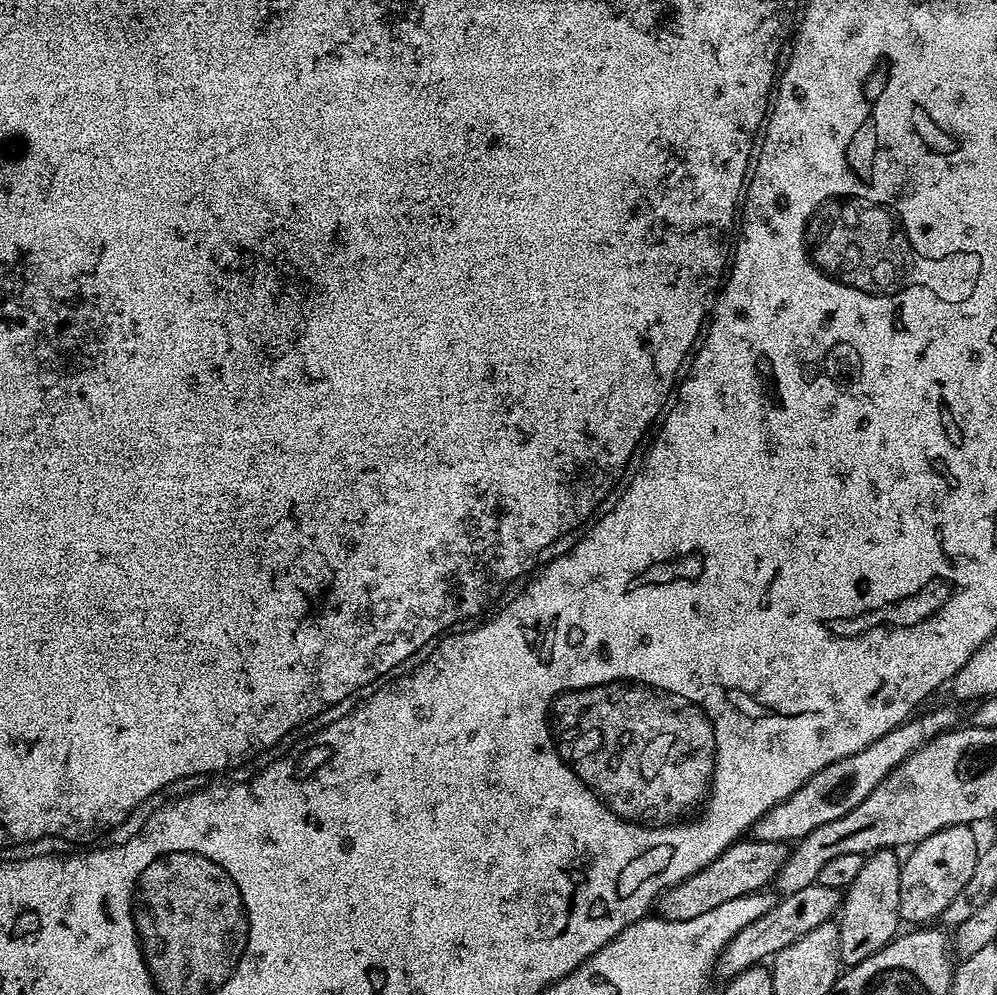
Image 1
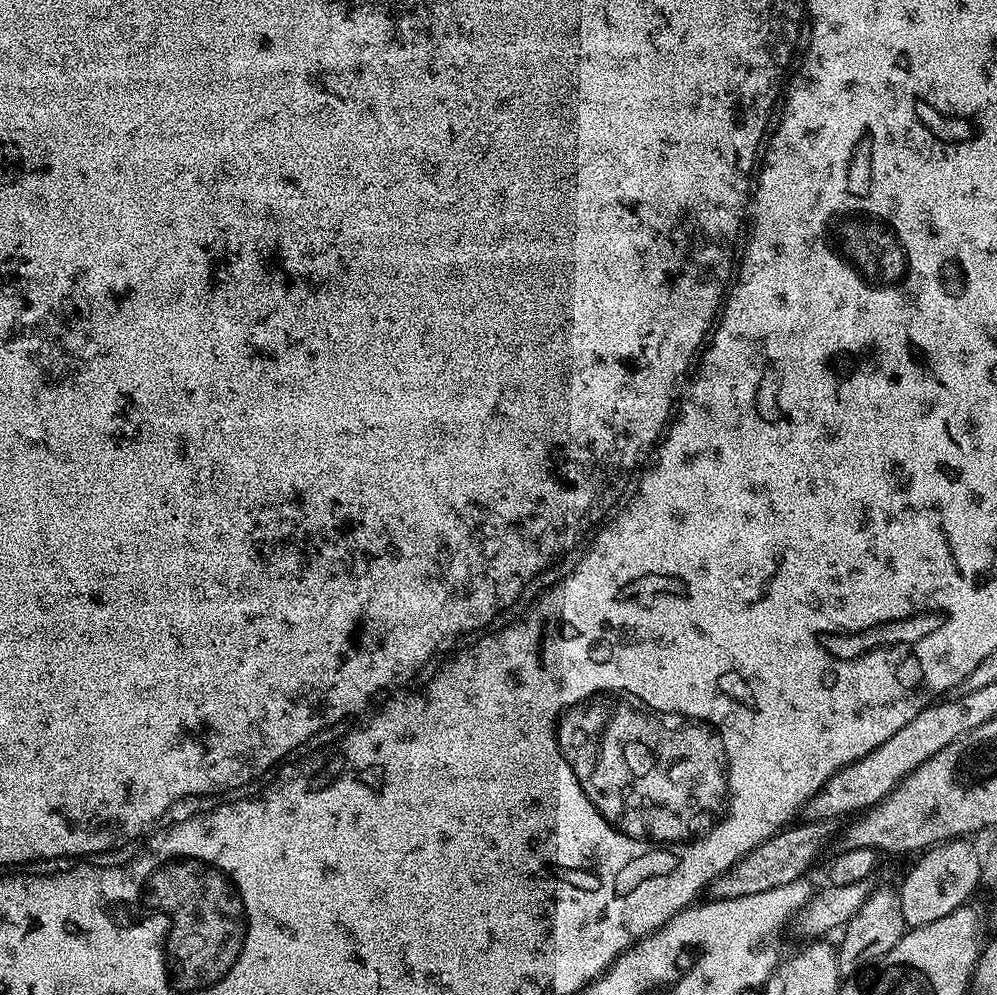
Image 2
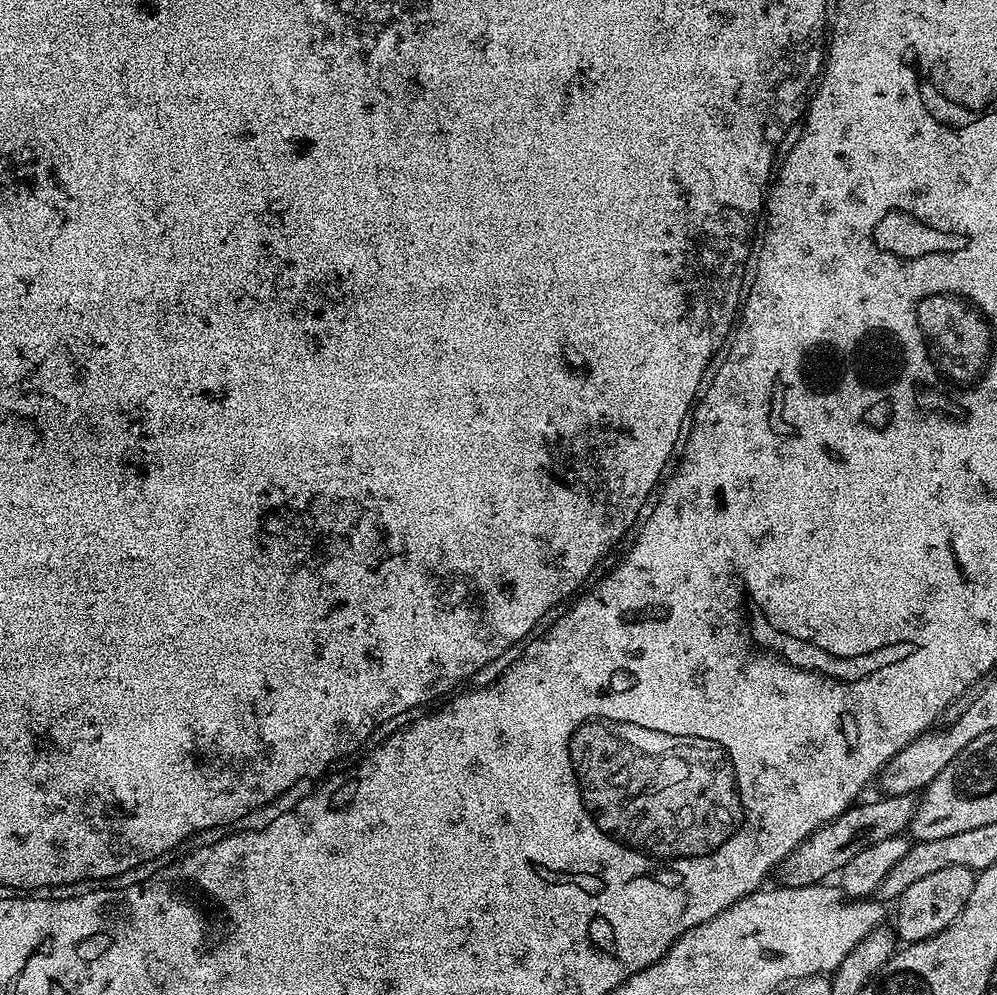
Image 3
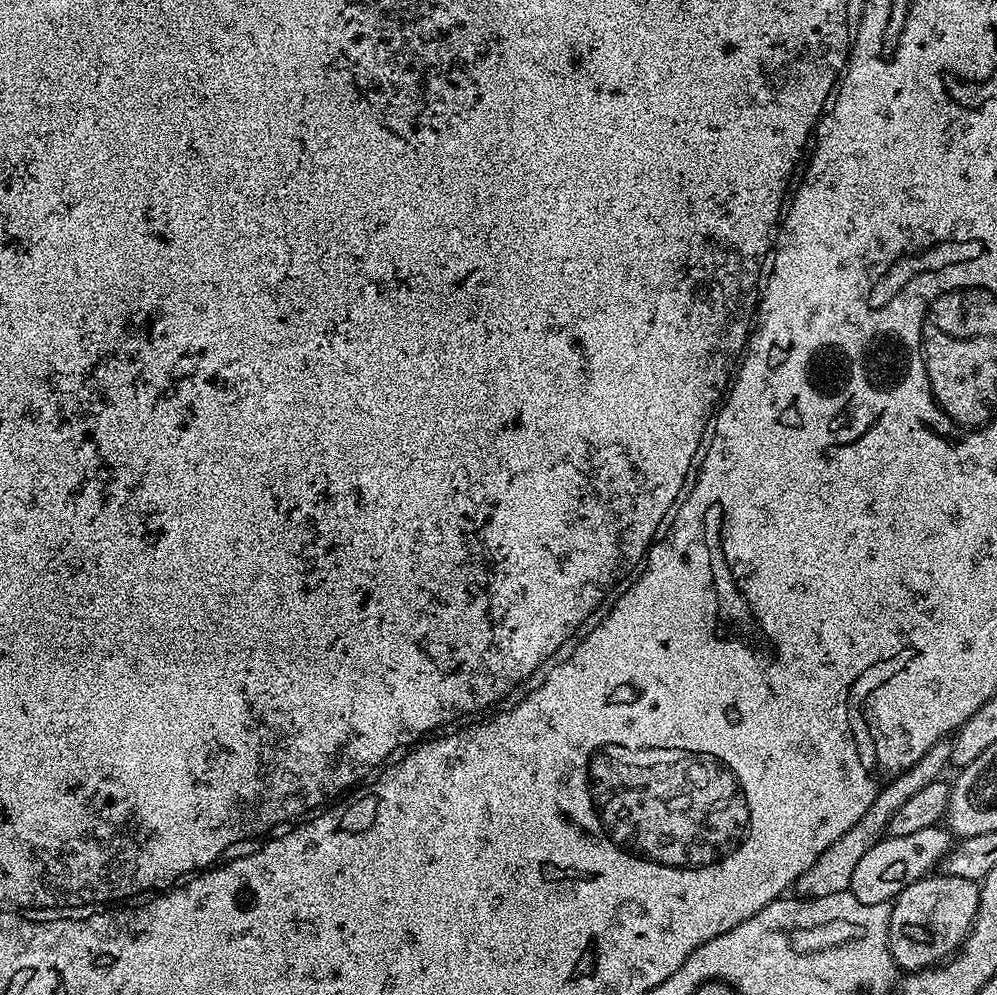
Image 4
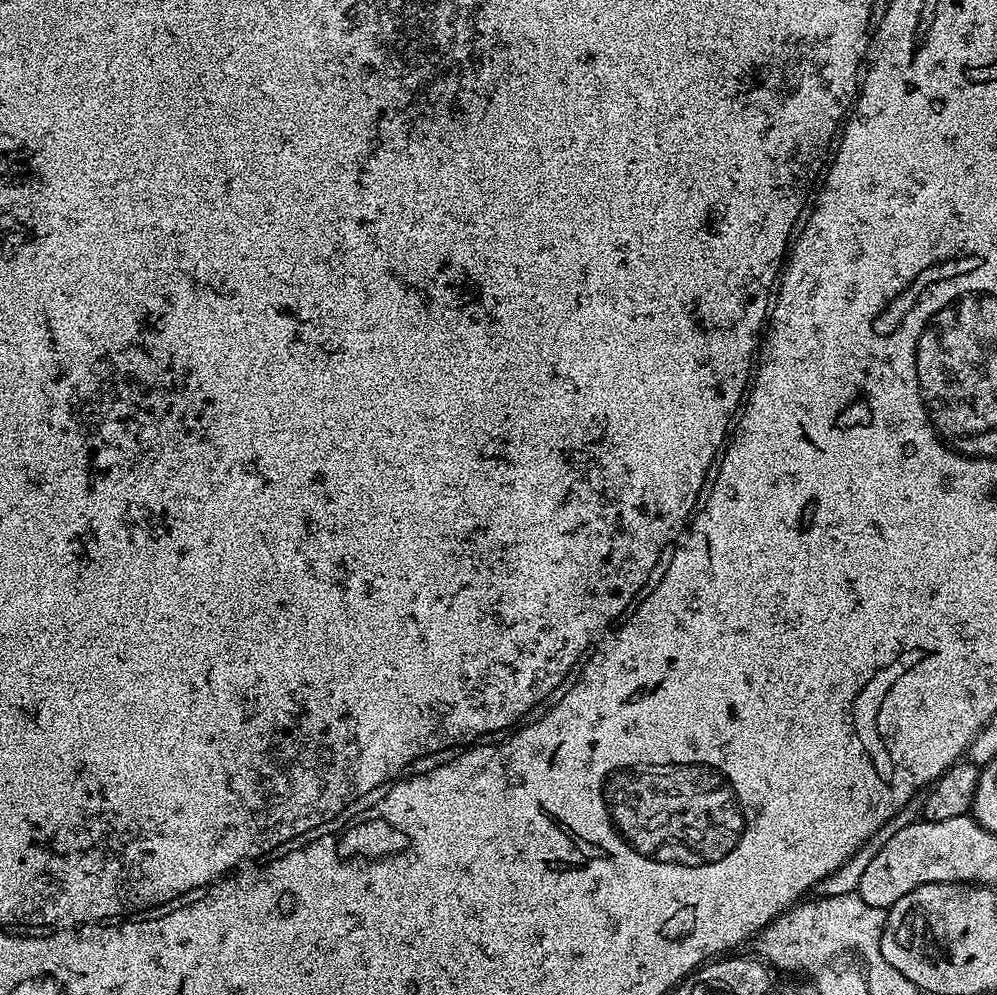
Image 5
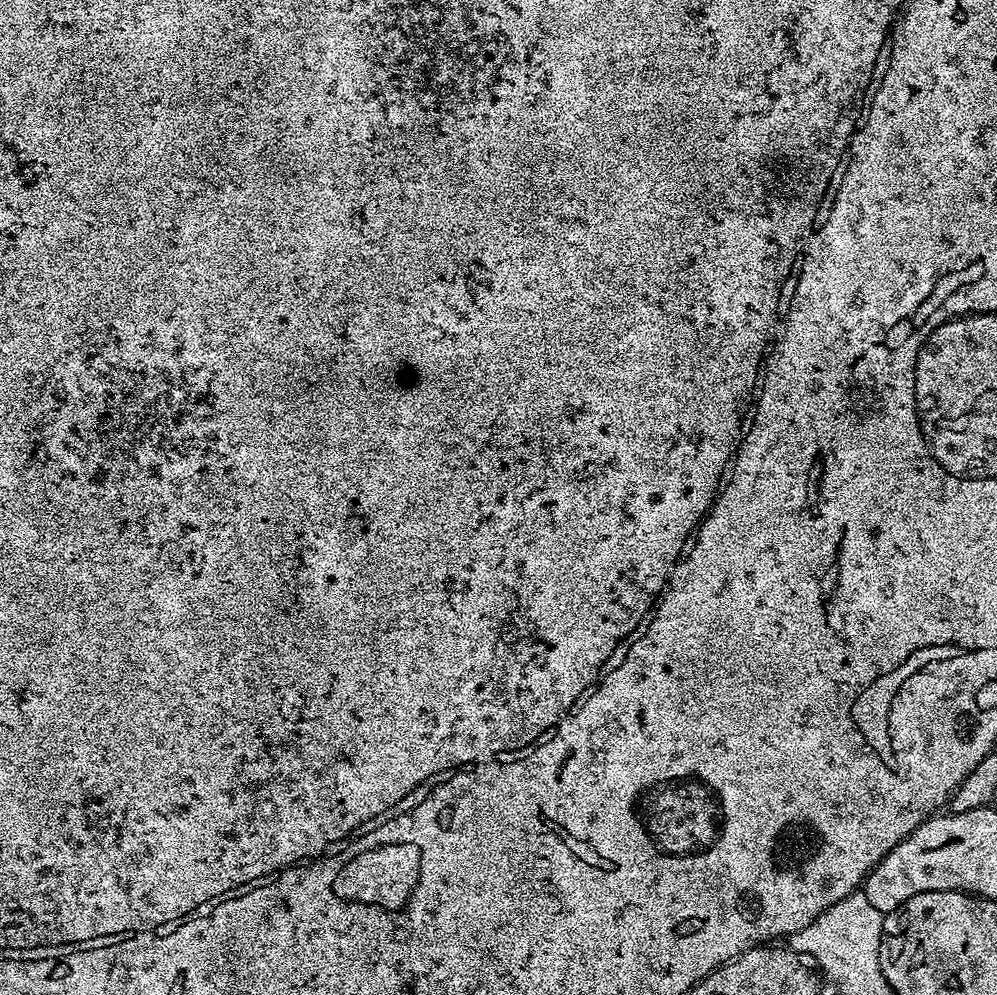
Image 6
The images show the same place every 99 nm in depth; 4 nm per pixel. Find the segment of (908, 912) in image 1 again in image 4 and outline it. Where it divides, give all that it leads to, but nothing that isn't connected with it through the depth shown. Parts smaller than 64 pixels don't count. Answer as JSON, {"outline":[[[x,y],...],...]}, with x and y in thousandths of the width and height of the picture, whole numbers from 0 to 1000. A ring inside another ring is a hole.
{"outline":[[[932,878],[925,884],[919,884],[910,894],[903,897],[895,909],[895,922],[891,928],[891,954],[899,967],[900,974],[910,975],[911,977],[922,977],[924,973],[933,973],[942,970],[944,967],[952,964],[966,950],[967,945],[971,941],[971,937],[975,933],[975,929],[979,926],[979,916],[983,910],[983,888],[977,884],[969,882],[957,882],[946,878]]]}

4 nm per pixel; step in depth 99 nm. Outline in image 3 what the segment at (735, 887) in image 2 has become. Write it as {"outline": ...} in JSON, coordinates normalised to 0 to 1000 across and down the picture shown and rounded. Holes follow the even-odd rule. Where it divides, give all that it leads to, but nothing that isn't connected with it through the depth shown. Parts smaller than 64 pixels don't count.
{"outline":[[[884,799],[882,803],[876,808],[860,806],[850,812],[841,823],[825,828],[782,867],[782,871],[776,877],[777,883],[782,883],[779,885],[787,892],[803,892],[827,887],[843,877],[849,866],[857,862],[857,858],[865,858],[869,850],[877,850],[877,846],[886,846],[889,842],[910,837],[914,833],[915,823],[919,817],[920,801]]]}

